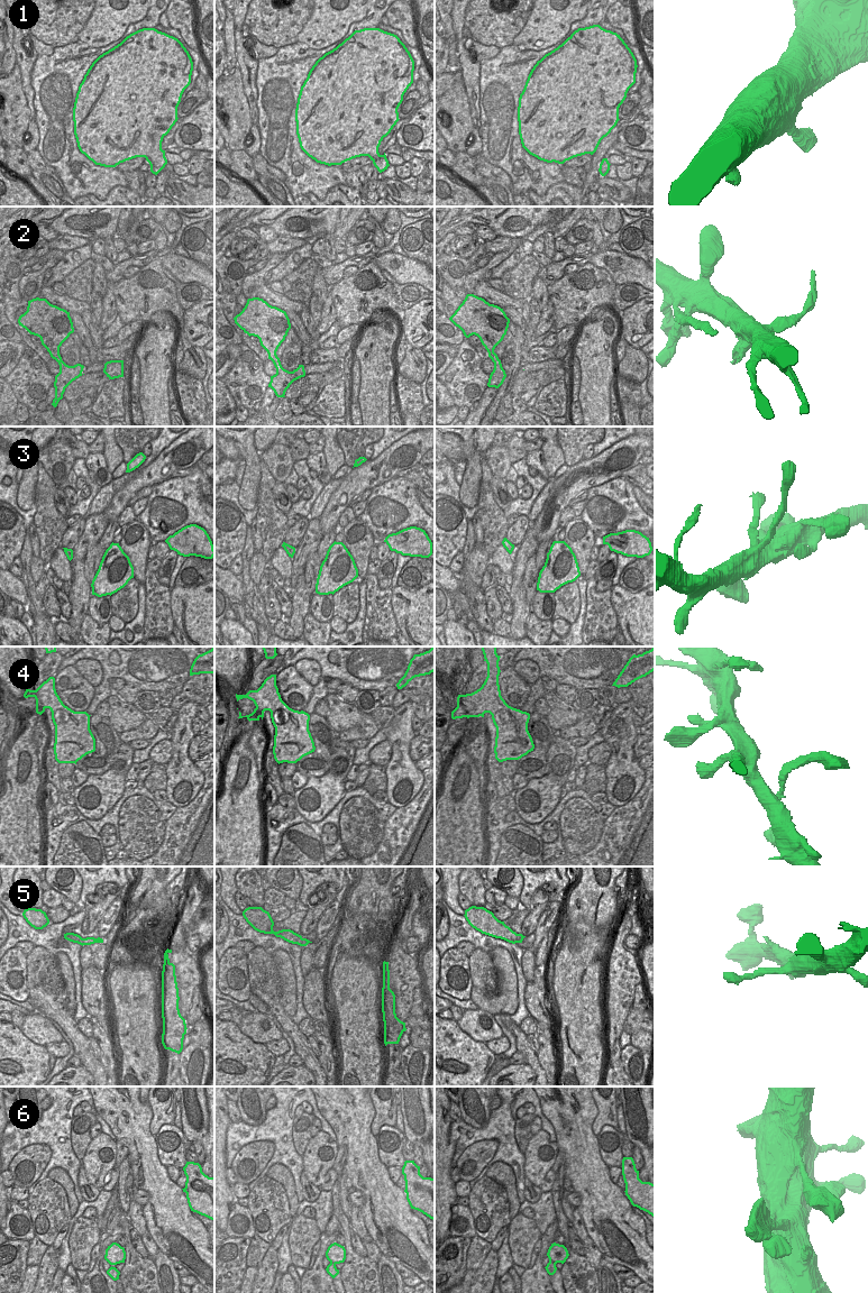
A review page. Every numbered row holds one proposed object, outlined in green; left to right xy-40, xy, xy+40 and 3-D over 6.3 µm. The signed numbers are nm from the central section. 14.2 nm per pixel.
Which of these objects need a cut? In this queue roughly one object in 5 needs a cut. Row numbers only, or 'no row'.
2

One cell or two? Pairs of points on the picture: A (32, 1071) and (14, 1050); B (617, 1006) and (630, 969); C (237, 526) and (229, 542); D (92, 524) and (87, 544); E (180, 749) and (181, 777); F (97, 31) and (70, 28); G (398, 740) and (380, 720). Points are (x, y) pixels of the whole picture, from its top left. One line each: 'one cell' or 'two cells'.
A: one cell
B: two cells
C: one cell
D: one cell
E: one cell
F: two cells
G: two cells

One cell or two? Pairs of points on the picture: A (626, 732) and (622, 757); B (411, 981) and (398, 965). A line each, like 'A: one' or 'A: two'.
A: one
B: two

